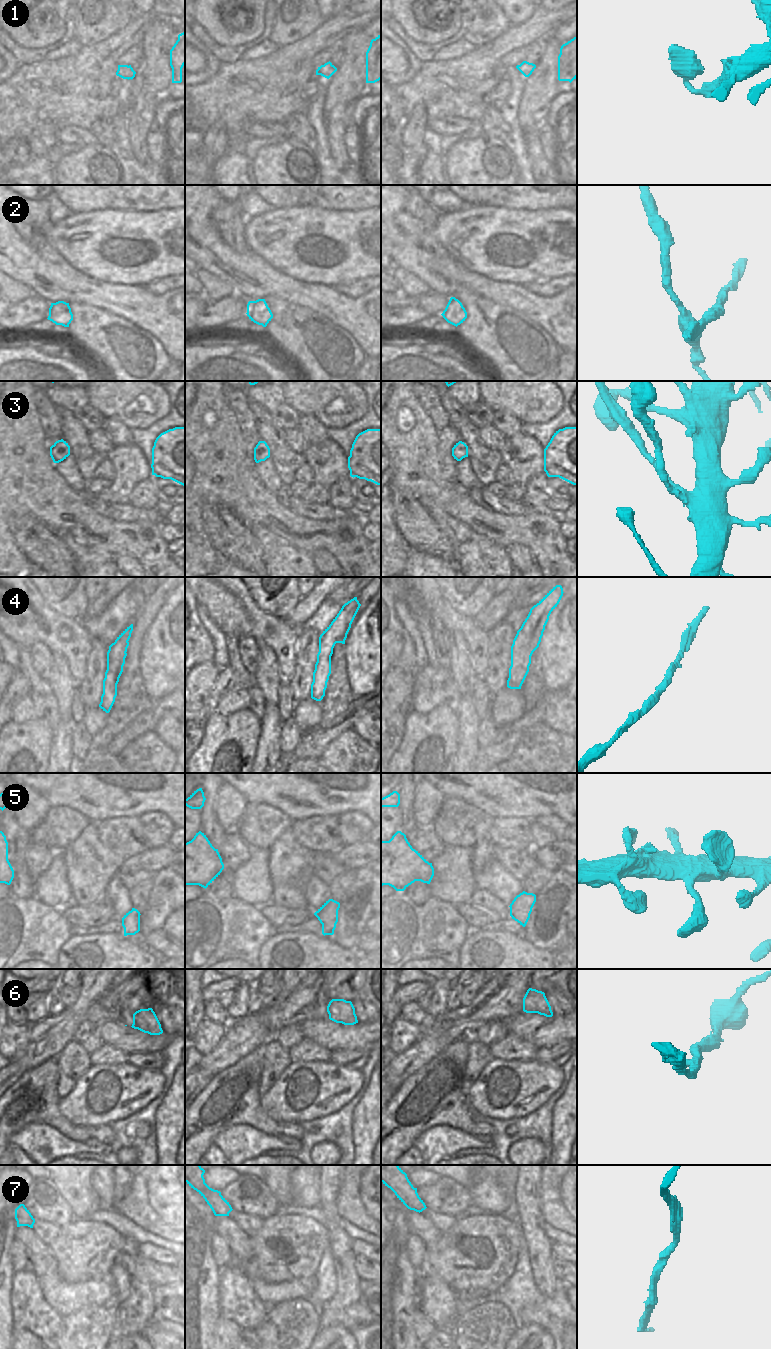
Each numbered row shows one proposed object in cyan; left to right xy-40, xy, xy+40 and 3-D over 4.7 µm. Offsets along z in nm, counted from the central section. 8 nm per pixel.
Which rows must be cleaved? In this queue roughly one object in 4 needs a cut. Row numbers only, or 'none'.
1, 2, 3

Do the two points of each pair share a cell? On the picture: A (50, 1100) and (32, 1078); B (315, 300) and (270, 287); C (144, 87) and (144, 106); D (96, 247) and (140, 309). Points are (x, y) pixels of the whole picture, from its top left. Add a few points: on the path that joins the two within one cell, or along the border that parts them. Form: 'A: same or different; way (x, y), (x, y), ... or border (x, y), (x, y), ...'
A: same; way (45, 1093), (45, 1086), (39, 1085)
B: same; way (304, 294), (281, 287)
C: different; border (156, 94), (140, 94), (131, 106)
D: different; border (99, 280), (114, 284), (137, 284), (145, 287)

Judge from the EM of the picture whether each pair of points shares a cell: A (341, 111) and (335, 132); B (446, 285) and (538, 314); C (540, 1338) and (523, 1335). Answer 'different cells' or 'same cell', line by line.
A: same cell
B: same cell
C: same cell

